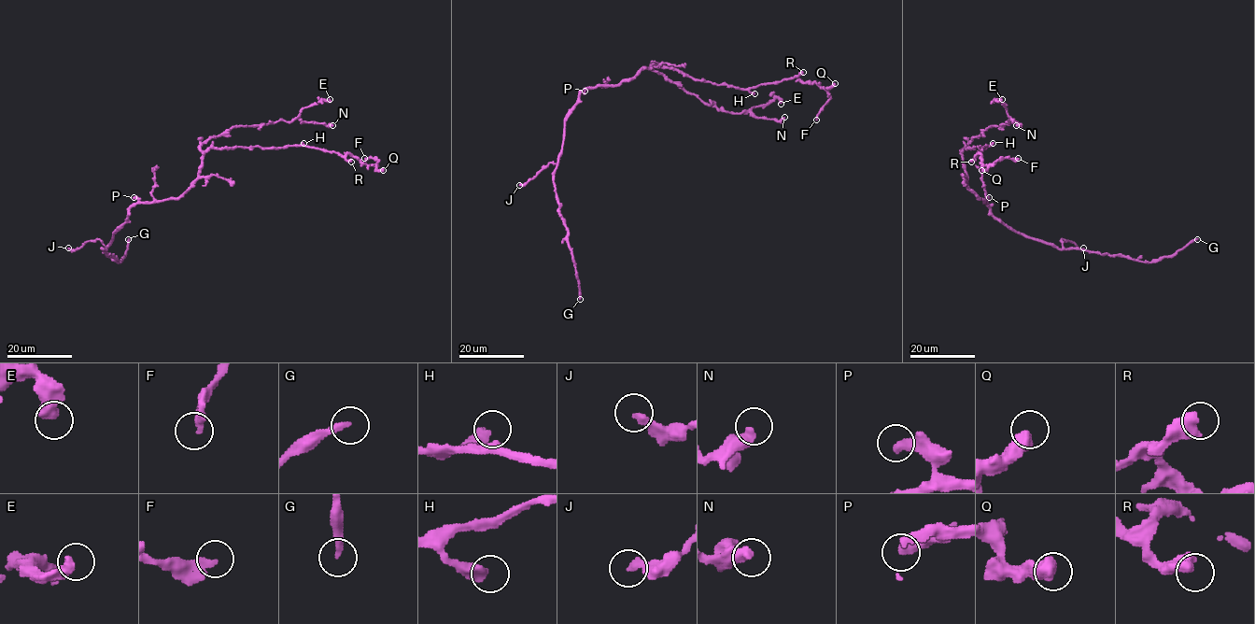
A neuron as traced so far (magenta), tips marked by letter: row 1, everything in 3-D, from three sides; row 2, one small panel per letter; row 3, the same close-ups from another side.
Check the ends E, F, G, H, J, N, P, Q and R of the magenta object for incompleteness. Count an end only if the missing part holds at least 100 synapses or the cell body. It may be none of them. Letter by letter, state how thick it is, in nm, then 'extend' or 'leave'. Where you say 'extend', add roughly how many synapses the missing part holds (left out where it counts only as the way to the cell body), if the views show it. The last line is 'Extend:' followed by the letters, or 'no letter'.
E: 550 nm | leave
F: 320 nm | leave
G: 240 nm | extend | 200 syn
H: 440 nm | leave
J: 300 nm | leave
N: 460 nm | leave
P: 400 nm | leave
Q: 600 nm | leave
R: 550 nm | leave
Extend: G

